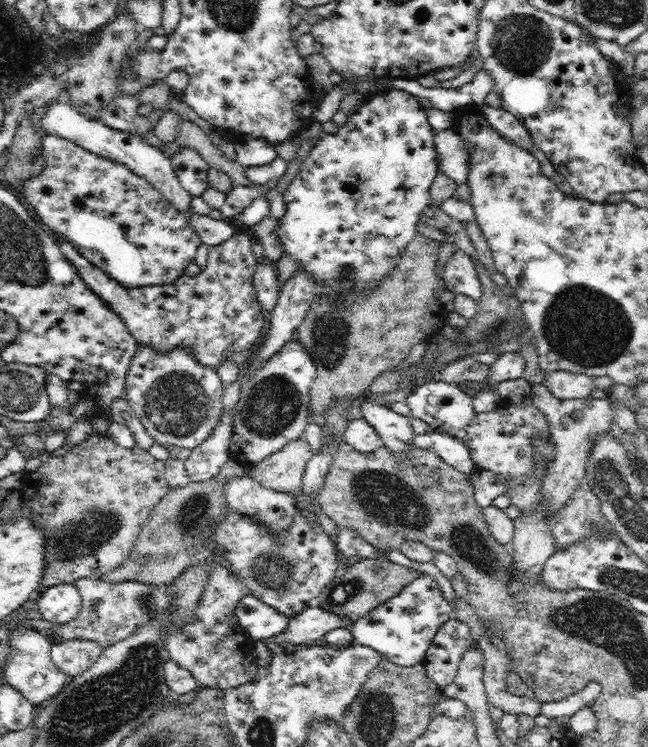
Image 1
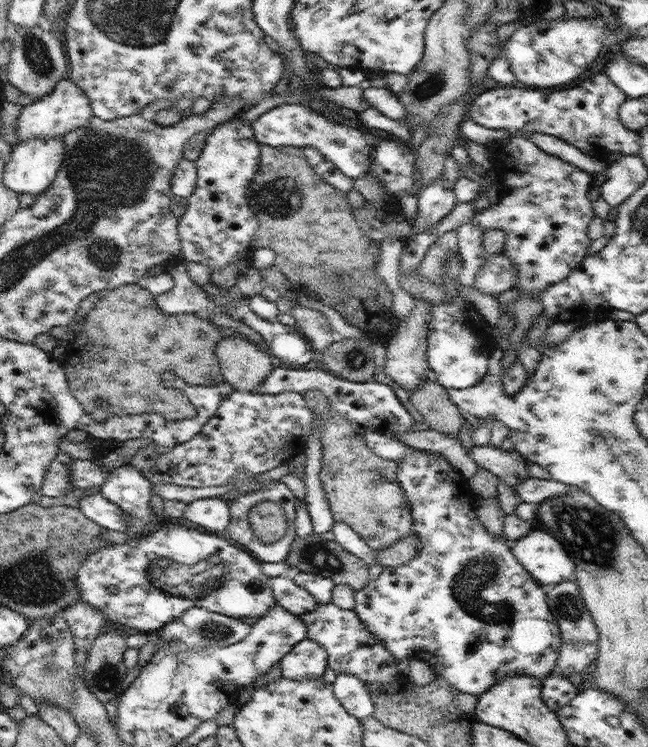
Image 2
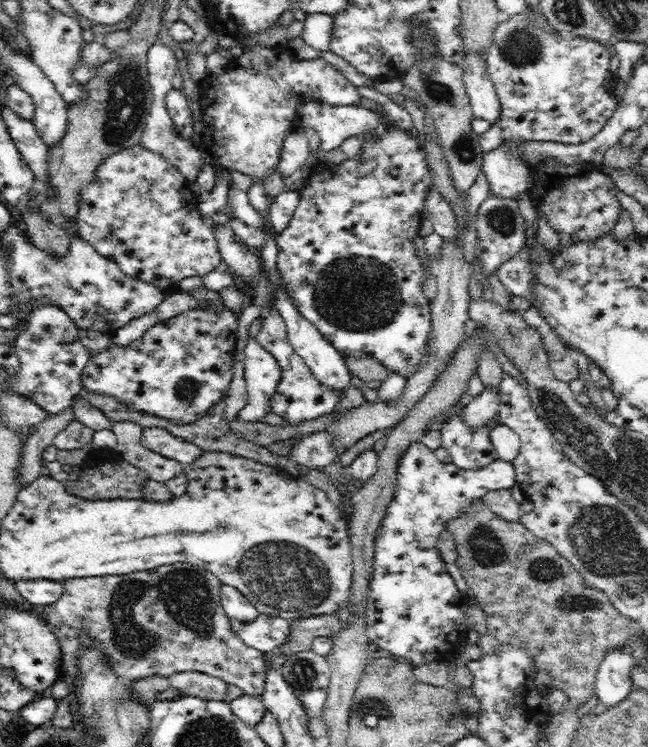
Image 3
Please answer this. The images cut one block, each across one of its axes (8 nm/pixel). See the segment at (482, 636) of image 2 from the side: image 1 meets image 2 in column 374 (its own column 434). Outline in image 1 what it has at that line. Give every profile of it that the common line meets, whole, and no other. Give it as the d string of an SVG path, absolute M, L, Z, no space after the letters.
M420 573L409 585L386 603L368 612L361 620L350 626L353 638L361 646L372 648L382 658L402 667L414 667L426 658L426 652L434 636L452 617L452 606L444 598L438 583L432 576Z

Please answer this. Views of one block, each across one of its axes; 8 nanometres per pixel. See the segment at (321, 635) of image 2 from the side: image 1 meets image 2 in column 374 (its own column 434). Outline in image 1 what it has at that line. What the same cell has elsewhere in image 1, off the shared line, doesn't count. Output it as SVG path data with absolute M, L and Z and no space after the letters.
M451 617L434 636L423 660L427 676L440 688L452 684L460 668L464 652L477 642L470 634L470 625Z

